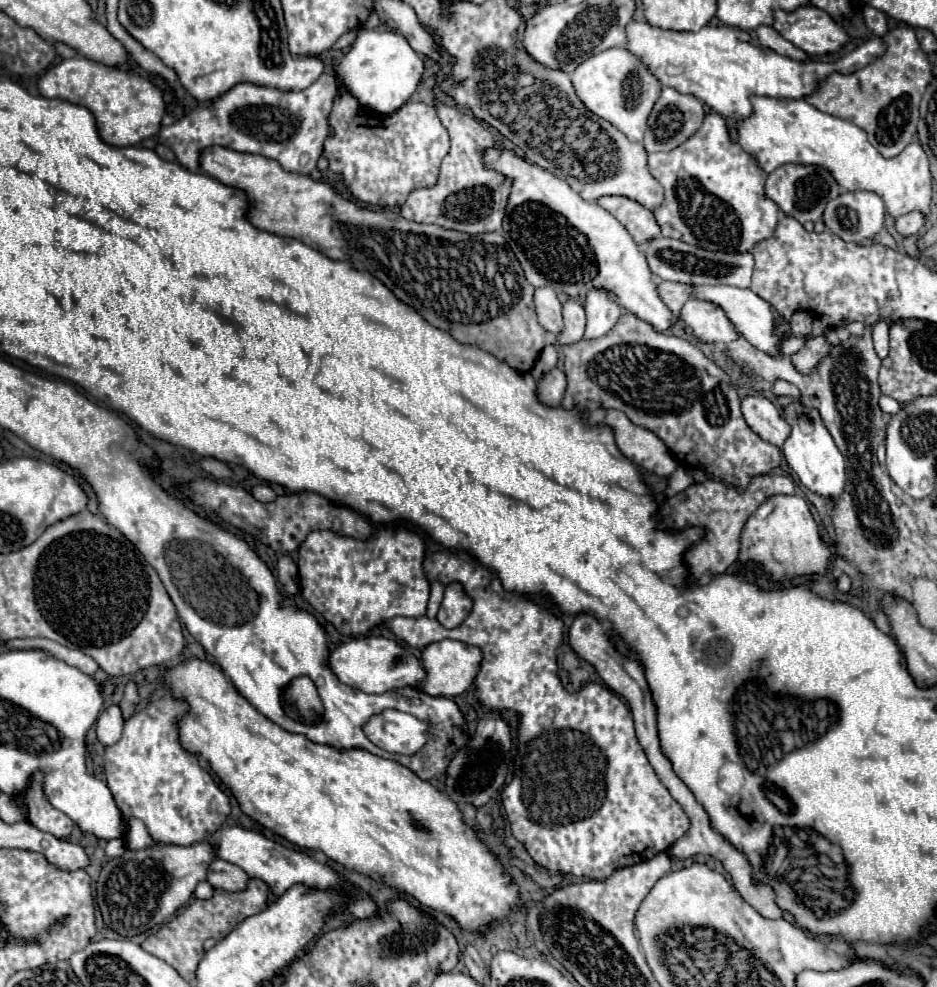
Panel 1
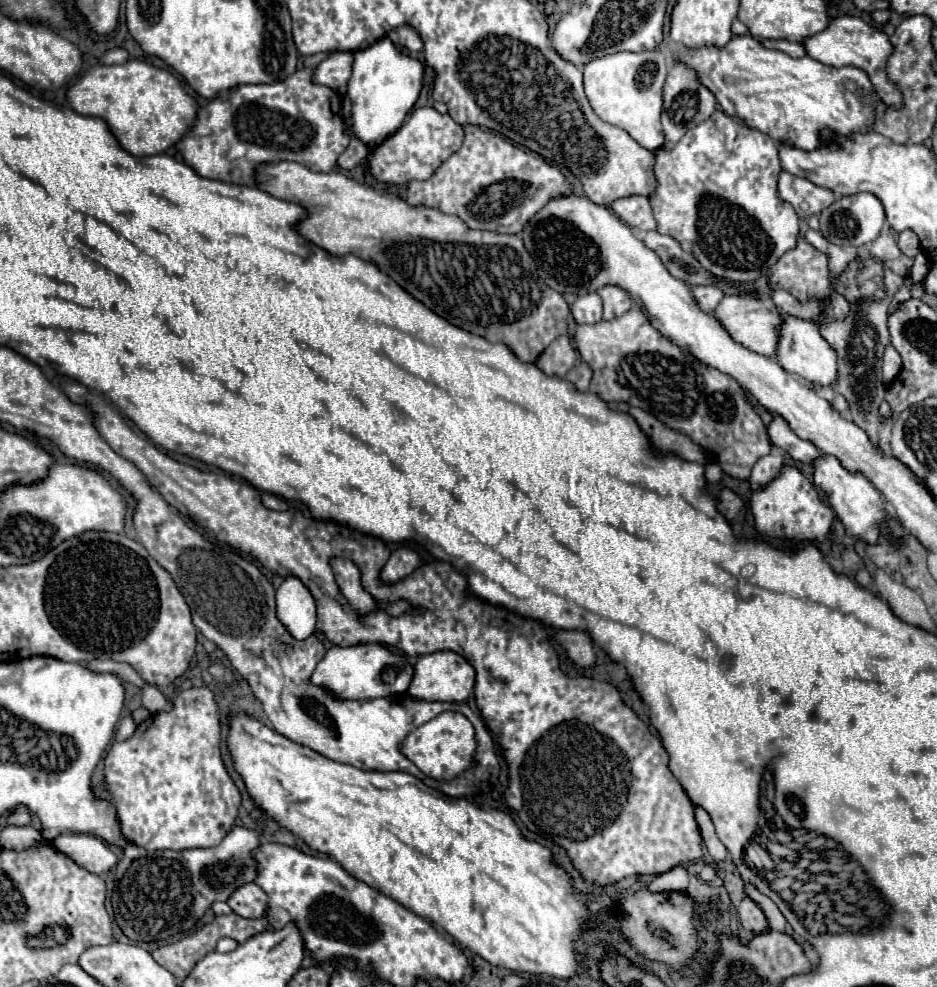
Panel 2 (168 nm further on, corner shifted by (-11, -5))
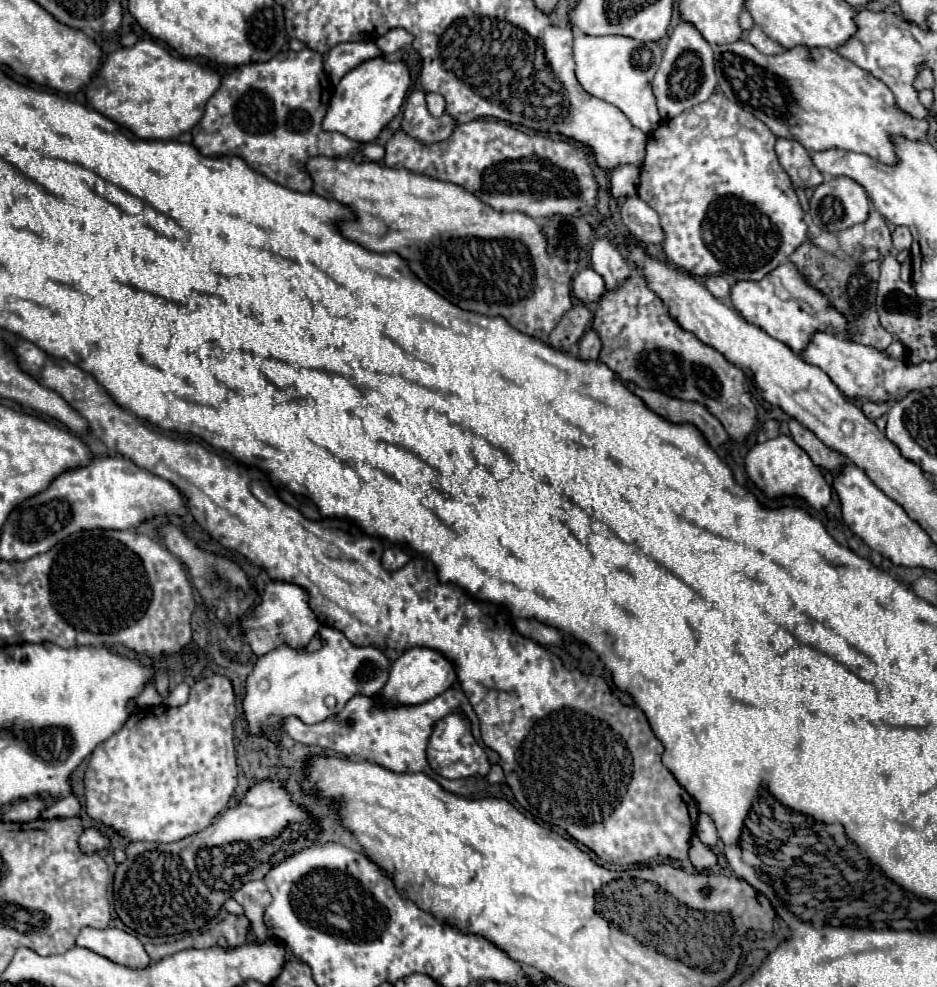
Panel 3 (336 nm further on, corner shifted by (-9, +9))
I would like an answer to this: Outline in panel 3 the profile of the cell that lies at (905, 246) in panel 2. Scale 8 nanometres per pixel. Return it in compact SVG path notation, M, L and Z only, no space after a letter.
M898 226L898 228L892 232L892 244L894 244L894 250L896 250L896 252L908 250L908 248L910 248L910 244L912 244L910 230L908 230L908 228L904 228L904 226Z

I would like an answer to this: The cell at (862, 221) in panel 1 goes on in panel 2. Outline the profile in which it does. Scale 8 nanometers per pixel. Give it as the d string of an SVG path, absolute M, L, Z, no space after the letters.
M870 192L842 196L820 214L820 230L824 238L838 246L862 246L874 242L880 236L884 222L884 206Z

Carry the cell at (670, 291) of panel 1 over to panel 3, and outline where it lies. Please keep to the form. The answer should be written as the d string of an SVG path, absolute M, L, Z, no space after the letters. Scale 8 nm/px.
M710 276L706 280L706 288L718 298L718 300L724 300L730 296L730 284L724 276Z

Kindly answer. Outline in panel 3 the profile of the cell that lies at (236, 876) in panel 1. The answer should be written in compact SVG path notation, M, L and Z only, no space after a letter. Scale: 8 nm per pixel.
M248 882L234 894L234 900L244 906L244 914L250 920L250 930L252 930L254 942L258 942L258 944L266 942L270 938L270 934L268 934L262 918L264 918L266 906L272 902L272 896L270 896L266 884Z

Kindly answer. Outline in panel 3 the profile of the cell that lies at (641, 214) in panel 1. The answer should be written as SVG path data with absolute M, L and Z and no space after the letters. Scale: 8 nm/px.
M616 166L610 176L612 176L612 196L620 198L620 196L632 196L638 192L638 174L640 168L638 166Z

